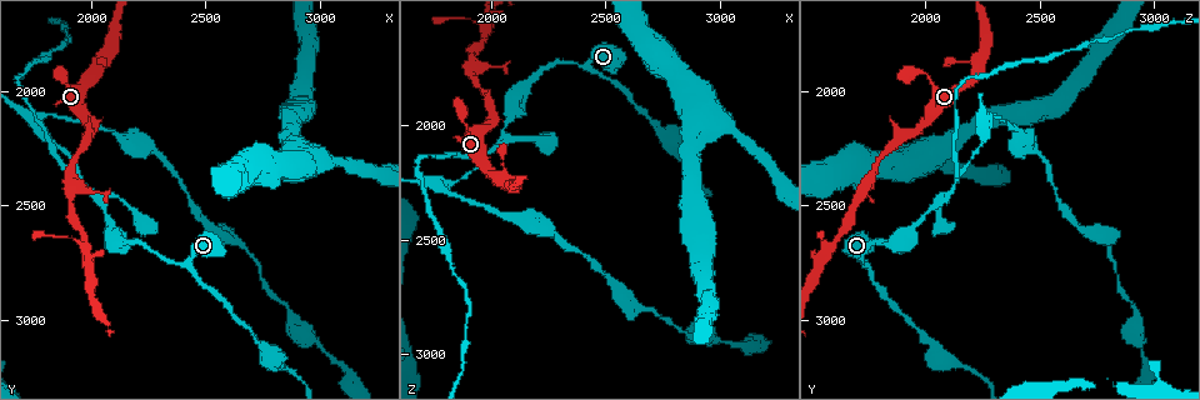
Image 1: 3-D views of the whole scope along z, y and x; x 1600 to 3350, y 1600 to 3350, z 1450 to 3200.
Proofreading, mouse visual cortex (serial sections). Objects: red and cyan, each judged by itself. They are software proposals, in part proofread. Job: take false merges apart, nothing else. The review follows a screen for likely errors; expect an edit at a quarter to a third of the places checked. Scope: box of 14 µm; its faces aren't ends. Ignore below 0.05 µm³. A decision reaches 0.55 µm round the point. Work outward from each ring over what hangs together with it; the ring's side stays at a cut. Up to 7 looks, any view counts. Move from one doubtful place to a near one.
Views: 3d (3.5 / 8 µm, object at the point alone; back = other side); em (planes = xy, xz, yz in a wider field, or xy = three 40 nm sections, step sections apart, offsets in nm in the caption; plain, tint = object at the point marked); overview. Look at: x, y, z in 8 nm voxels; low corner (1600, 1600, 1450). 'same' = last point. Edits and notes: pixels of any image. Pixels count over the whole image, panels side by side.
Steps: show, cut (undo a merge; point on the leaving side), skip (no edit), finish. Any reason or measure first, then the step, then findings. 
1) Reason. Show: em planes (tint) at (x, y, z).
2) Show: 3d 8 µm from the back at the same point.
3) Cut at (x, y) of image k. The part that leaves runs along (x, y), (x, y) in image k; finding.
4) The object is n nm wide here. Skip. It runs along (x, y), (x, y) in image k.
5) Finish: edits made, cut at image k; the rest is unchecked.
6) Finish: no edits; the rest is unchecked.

Show: 3d 8 µm at (2400, 2760, 1750).

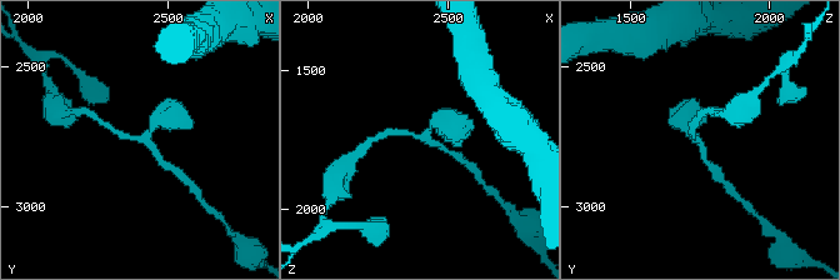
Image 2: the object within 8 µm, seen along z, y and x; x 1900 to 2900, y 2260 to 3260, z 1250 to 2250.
3 arms meet here; the arms are 150, 250, 250 nm wide. Show: em xy step 3 (tint) at (2410, 2760, 1740).

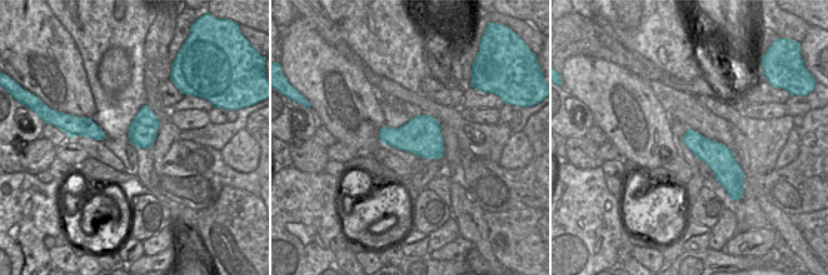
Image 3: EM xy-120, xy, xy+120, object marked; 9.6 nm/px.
The object is 380 nm wide here. Skip. It runs along (441, 120), (421, 138), (388, 133) in image 2; continuous, no second cell.

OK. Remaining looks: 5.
Two arms in line, one across. Show: 3d 3.5 µm at (1950, 2390, 2140).

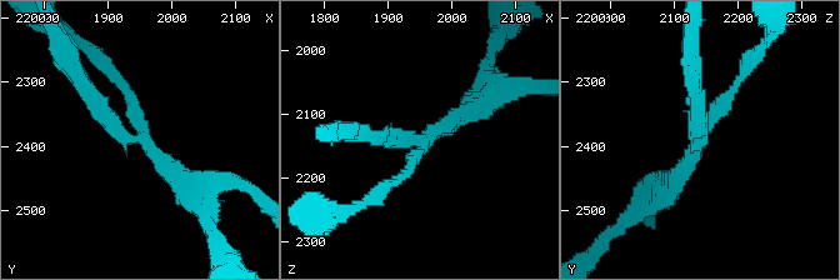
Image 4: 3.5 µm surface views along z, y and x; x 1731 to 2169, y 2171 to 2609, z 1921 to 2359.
3 arms meet here; the arms are 150, 200, 200 nm wide. Show: em xy step 2 (tint) at (1955, 2385, 2145).

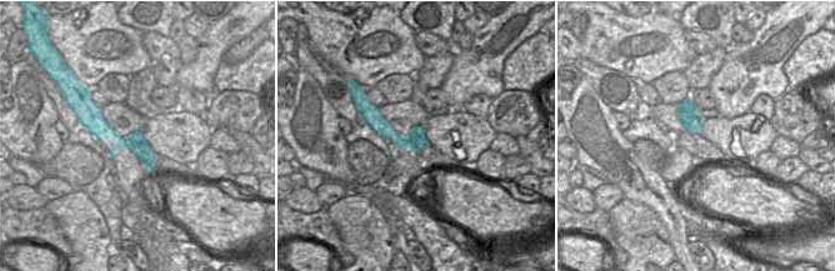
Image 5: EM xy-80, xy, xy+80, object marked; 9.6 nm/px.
Cut at (96, 114) of image 4. The part that leaves runs along (136, 139), (105, 116), (64, 43) in image 4; a second cell is stuck on.

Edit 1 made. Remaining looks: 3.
Abrupt turn. Show: em xy step 2 (tint) at (1760, 2120, 2270).

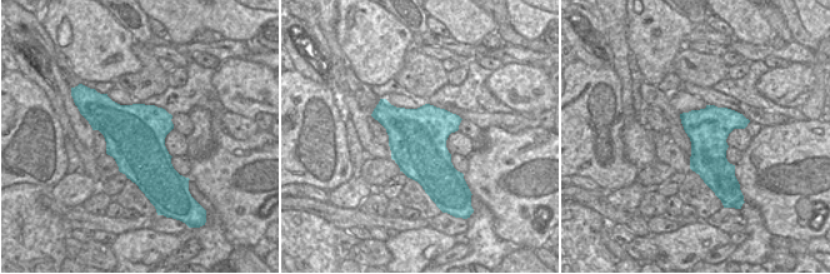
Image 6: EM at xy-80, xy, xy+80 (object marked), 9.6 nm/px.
Wider look. Show: 3d 3.5 µm at the same point.

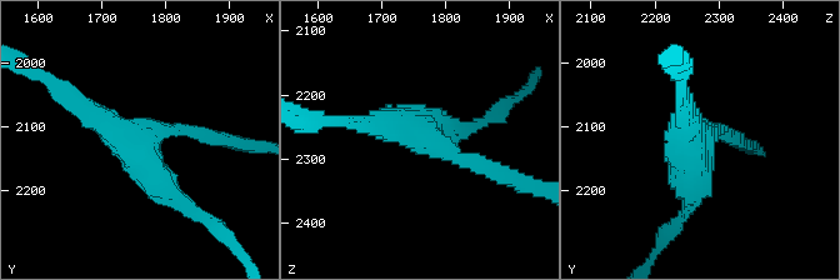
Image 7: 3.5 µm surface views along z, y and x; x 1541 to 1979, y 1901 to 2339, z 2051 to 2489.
3 arms meet here; the arms are 200, 250, 250 nm wide. Skip. It runs along (689, 208), (689, 146), (726, 135) in image 7; all the same cell.

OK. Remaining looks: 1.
Finish: edits made, cut at image 4; the rest is unchecked.

